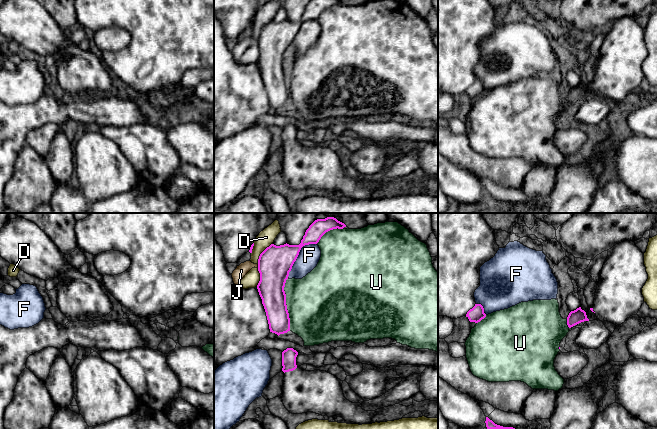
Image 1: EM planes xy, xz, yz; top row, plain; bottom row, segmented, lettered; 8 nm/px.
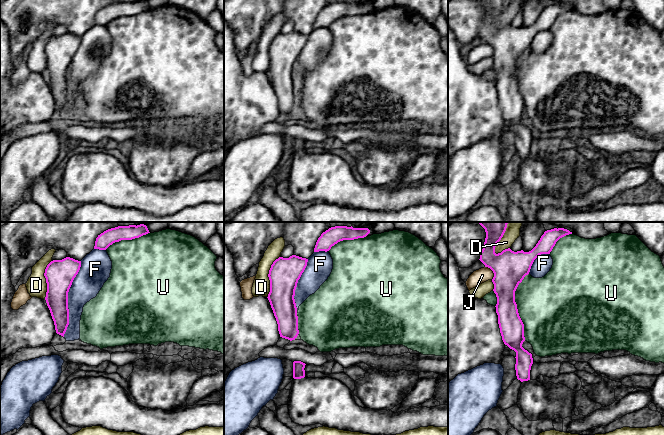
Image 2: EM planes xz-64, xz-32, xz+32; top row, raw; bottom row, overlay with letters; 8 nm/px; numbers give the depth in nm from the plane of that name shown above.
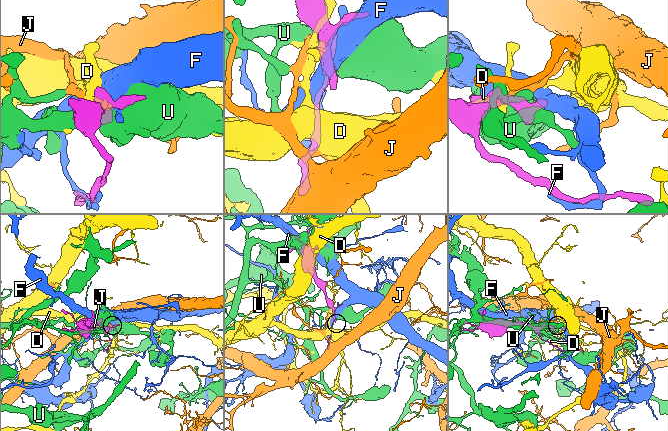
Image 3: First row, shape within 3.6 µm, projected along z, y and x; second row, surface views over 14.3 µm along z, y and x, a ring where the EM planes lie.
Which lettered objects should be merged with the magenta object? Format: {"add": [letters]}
{"add": []}

